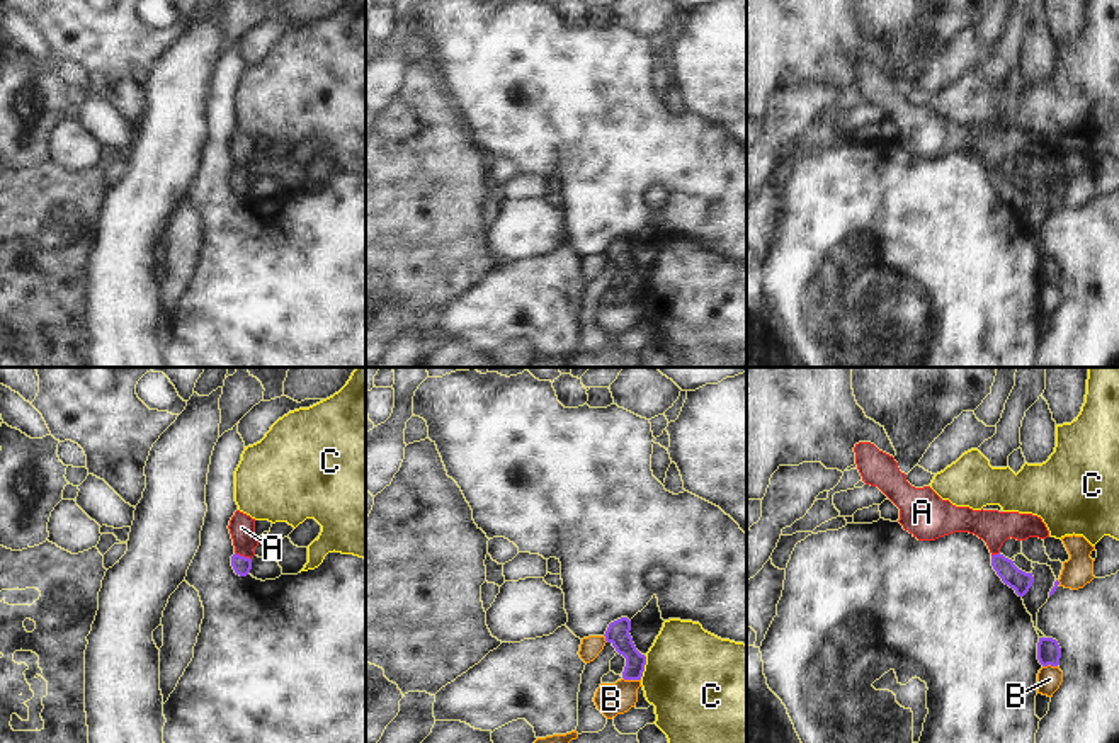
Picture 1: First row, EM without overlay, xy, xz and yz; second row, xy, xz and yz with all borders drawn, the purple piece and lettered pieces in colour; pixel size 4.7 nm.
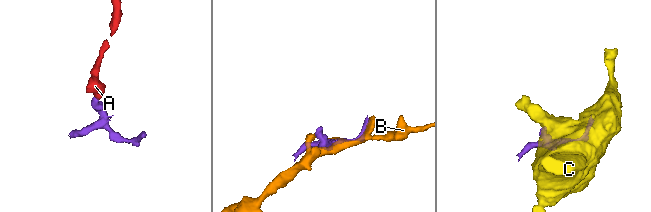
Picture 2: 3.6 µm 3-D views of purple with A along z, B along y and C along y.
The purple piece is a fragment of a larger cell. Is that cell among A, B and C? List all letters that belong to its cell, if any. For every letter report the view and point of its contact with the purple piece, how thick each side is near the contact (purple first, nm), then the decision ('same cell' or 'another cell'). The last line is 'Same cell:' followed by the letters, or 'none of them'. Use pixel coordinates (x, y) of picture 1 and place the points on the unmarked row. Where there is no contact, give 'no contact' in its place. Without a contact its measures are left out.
A: contact xy (244, 175); calibres 90 and 130 nm; same cell
B: contact xz (631, 298); calibres 110 and 160 nm; another cell
C: contact xz (643, 288); calibres 110 and 460 nm; another cell
Same cell: A

